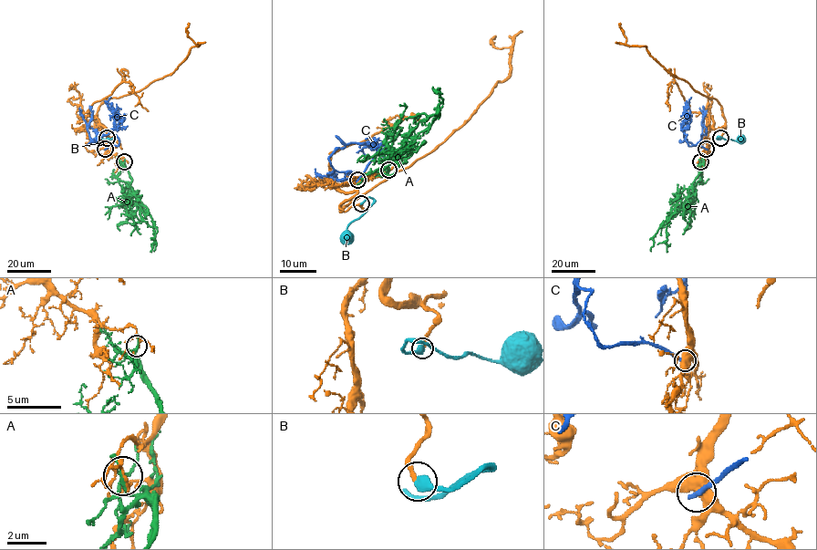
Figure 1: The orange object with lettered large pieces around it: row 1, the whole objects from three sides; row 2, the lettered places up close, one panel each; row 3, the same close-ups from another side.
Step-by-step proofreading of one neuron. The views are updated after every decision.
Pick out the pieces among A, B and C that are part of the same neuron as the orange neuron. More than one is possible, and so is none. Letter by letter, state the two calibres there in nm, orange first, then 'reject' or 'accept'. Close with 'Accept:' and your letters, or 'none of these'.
A: calibres 130 and 240 nm; reject
B: calibres 180 and 460 nm; accept
C: calibres 480 and 280 nm; reject
Accept: B

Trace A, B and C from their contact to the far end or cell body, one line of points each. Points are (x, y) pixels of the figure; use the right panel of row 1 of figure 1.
A: (699, 161), (703, 169), (690, 187), (678, 195), (681, 203), (658, 228), (653, 237), (651, 251)
B: (720, 138), (745, 139)
C: (706, 149), (689, 146), (685, 132), (684, 137), (693, 145), (702, 137), (702, 106)

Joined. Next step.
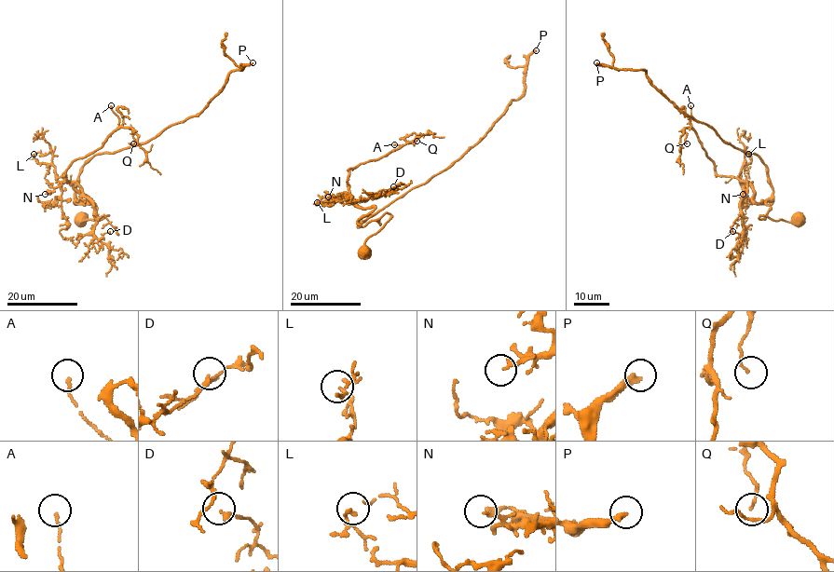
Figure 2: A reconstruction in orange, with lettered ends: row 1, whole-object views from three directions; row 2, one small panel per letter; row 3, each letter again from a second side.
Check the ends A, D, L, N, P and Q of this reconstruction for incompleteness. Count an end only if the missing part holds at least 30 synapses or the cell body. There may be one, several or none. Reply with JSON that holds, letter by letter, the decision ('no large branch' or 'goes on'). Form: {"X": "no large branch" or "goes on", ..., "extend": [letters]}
{"A": "no large branch", "D": "no large branch", "L": "no large branch", "N": "no large branch", "P": "goes on", "Q": "no large branch", "extend": ["P"]}

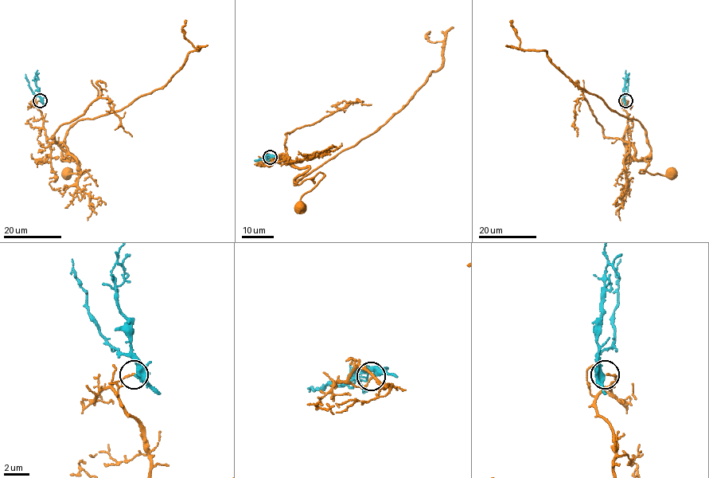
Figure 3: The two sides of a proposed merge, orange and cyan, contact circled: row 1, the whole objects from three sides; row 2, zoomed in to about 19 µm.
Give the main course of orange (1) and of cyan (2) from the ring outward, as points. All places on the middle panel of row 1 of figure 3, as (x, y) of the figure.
1: (270, 158), (309, 168), (298, 185), (323, 174), (300, 207)
2: (270, 157), (255, 161)

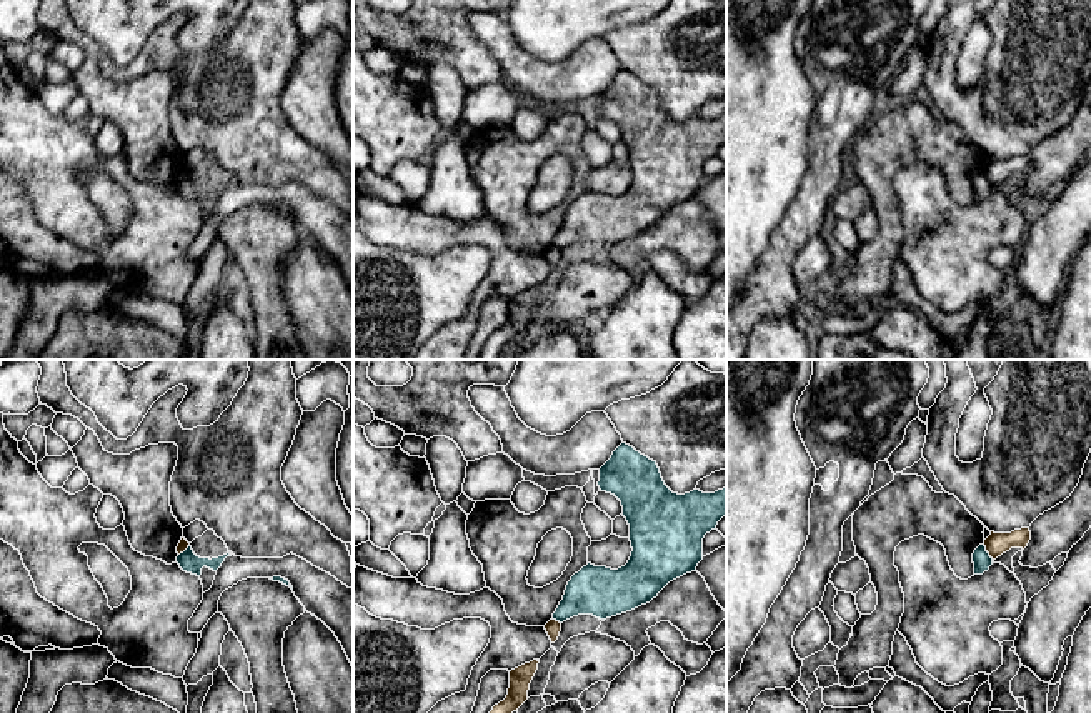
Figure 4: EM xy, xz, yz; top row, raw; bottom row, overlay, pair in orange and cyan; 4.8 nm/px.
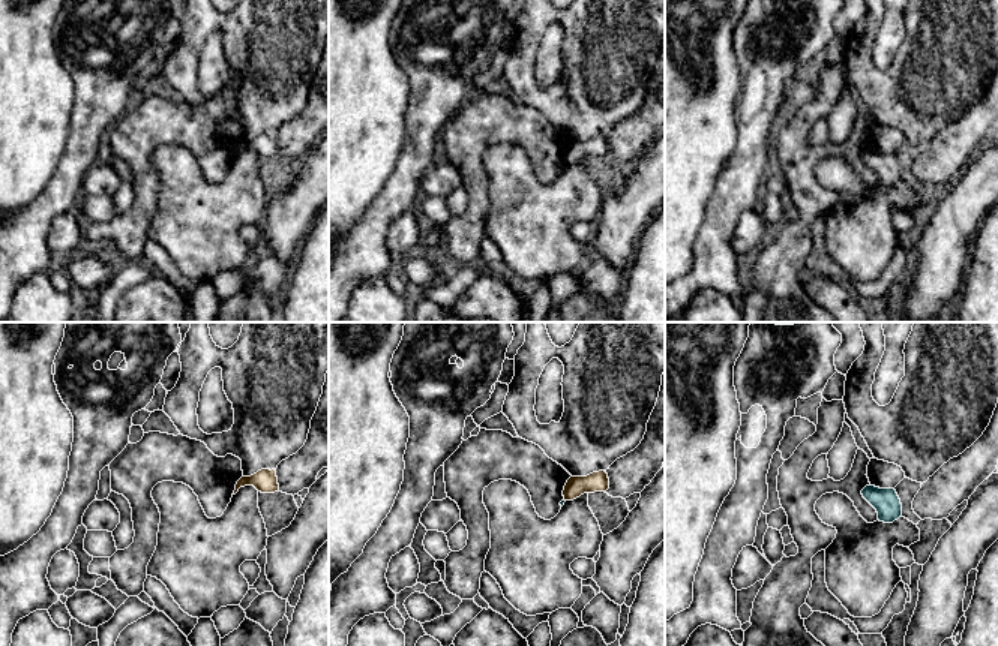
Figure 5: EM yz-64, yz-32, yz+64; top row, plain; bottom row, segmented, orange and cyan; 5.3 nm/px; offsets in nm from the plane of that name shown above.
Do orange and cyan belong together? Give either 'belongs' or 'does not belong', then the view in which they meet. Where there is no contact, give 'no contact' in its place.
does not belong; meets orange in yz

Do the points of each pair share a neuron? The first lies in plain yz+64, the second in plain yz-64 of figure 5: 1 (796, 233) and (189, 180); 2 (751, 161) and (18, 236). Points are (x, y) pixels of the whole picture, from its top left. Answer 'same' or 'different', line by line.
1: different
2: same

